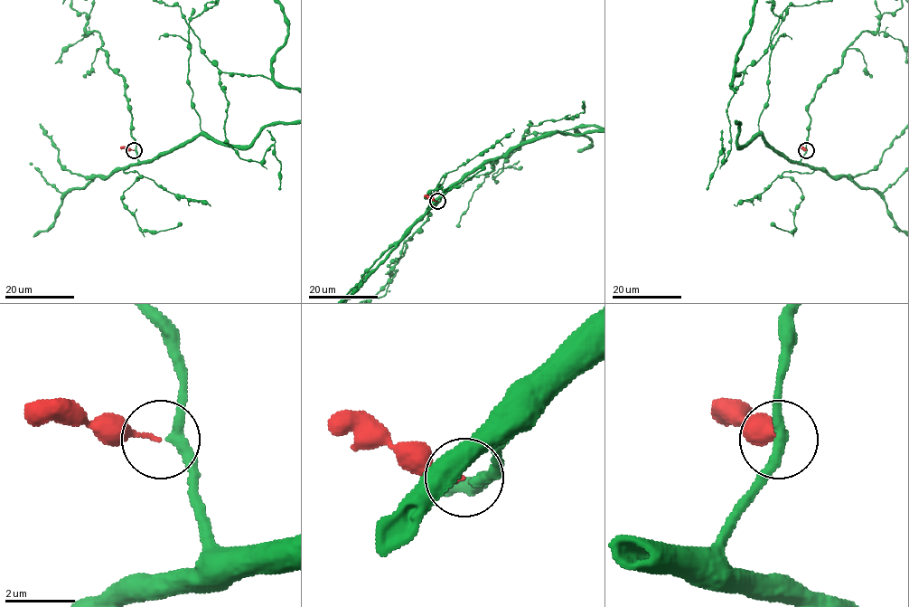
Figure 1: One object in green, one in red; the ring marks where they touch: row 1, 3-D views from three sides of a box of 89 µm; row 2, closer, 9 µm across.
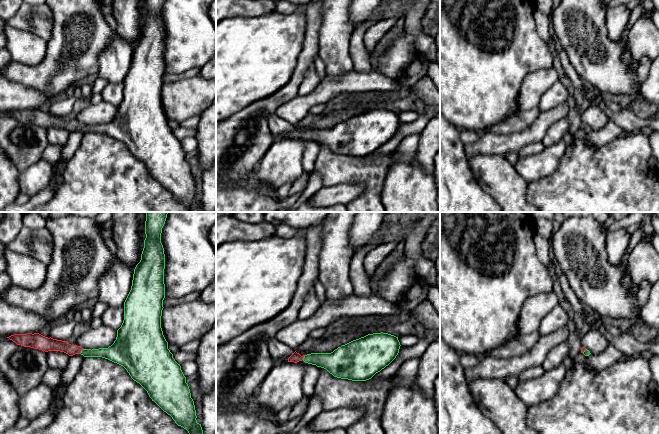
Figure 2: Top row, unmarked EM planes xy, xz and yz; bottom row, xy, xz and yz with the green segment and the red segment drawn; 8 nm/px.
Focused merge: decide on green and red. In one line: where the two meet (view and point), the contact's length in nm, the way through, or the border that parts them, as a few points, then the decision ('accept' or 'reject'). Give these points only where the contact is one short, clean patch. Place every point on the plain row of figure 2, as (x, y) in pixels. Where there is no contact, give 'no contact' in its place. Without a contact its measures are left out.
contact xy (81, 127); length 50 nm; way xy (112, 129), (86, 129), (81, 127), (51, 120); accept

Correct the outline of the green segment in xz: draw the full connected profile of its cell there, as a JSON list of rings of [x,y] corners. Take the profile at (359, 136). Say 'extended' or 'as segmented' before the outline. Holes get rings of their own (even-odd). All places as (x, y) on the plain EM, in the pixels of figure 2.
extended; [[[383,108],[373,109],[342,121],[331,129],[311,129],[301,132],[295,127],[288,134],[288,138],[297,139],[303,136],[305,139],[326,145],[334,153],[352,157],[366,157],[396,134],[400,122],[398,113],[394,111]]]

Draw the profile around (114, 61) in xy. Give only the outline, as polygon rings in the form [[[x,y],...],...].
[[[119,34],[100,53],[98,76],[108,83],[124,83],[124,78],[131,66],[134,45],[125,41]]]

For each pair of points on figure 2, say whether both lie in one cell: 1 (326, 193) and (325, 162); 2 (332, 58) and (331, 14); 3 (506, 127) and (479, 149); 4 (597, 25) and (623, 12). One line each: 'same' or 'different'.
1: different
2: same
3: different
4: different

